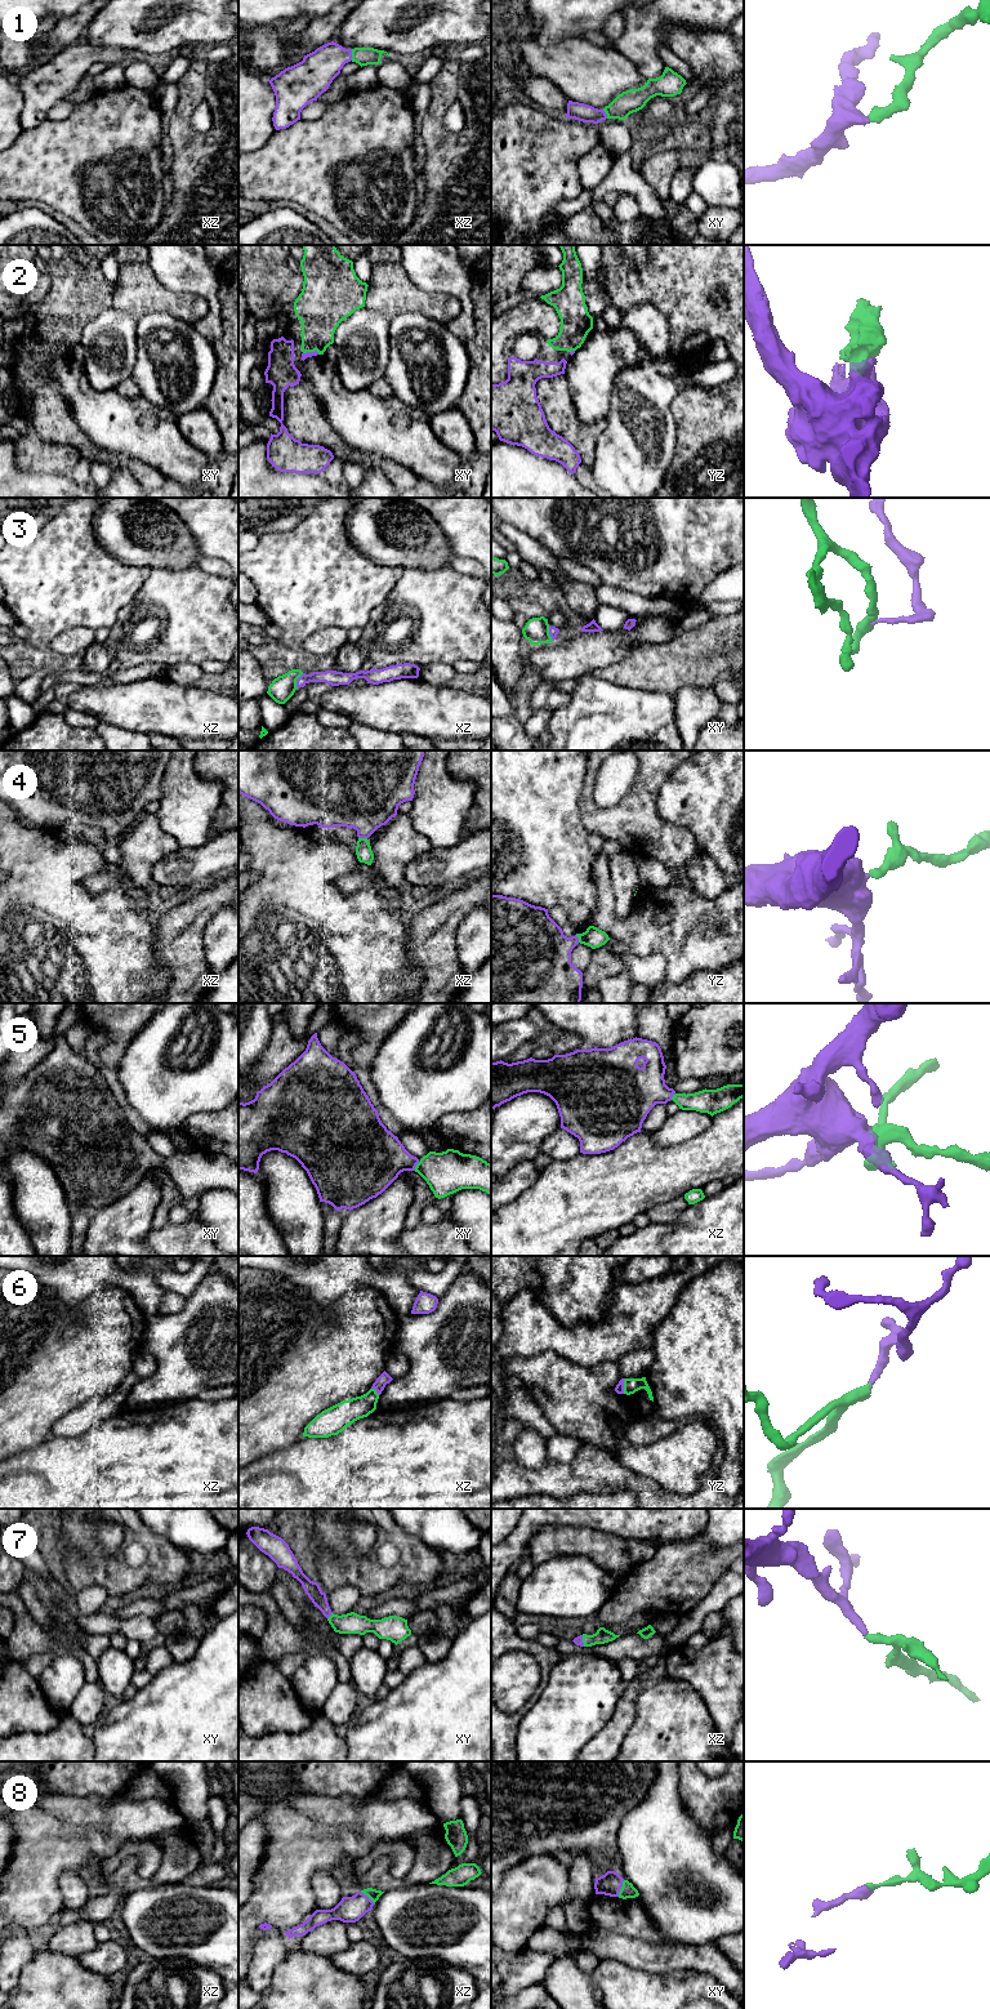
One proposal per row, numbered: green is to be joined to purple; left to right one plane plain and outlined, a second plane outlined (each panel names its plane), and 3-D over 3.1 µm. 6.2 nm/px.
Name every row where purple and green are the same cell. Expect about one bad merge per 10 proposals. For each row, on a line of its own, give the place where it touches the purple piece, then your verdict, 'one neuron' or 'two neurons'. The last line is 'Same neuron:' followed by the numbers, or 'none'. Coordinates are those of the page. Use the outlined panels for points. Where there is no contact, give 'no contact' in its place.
1: meets purple in xz at (351, 54); one neuron
2: meets purple in xy at (311, 352); one neuron
3: meets purple in xy at (549, 633); two neurons
4: meets purple in xz at (362, 837); one neuron
5: meets purple in xy at (415, 1166); one neuron
6: meets purple in yz at (623, 1386); one neuron
7: meets purple in xy at (330, 1615); one neuron
8: meets purple in xy at (620, 1888); one neuron
Same neuron: 1, 2, 4, 5, 6, 7, 8

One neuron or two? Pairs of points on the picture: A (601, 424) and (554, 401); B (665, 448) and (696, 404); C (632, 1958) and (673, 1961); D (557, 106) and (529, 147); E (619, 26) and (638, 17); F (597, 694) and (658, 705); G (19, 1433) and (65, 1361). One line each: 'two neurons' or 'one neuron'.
A: one neuron
B: two neurons
C: one neuron
D: two neurons
E: two neurons
F: one neuron
G: one neuron

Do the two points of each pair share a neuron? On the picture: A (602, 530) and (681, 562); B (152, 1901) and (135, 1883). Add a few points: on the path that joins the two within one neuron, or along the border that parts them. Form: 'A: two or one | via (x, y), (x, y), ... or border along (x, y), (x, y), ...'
A: one | via (621, 530), (649, 530), (661, 543)
B: two | border along (170, 1883), (142, 1887), (132, 1892)

